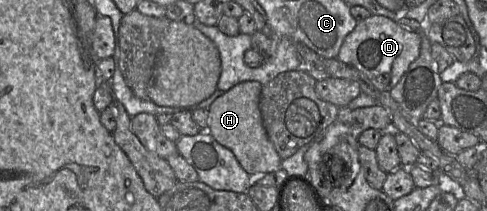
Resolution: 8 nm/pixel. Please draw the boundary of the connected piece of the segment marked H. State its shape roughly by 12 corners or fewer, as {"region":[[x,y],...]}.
{"region":[[244,81],[209,107],[206,131],[251,176],[281,168],[263,125],[263,85]]}

